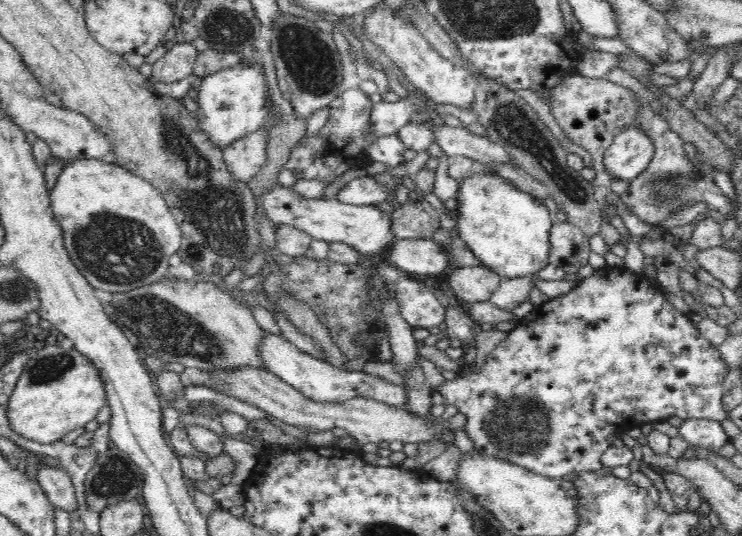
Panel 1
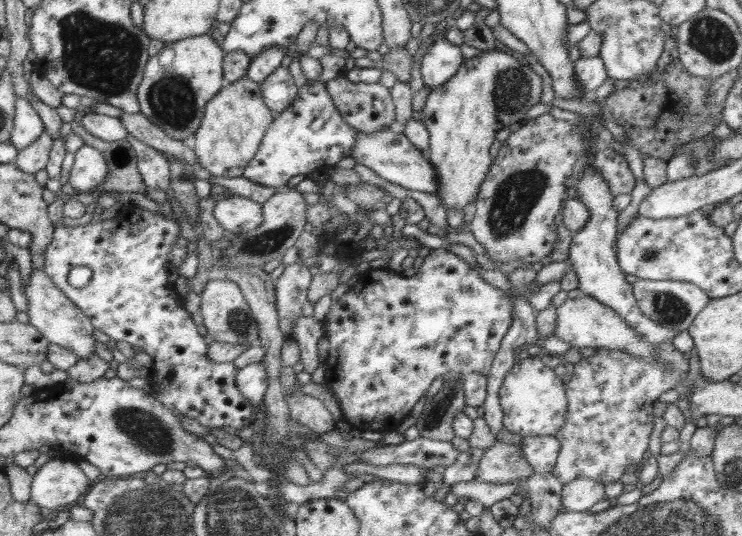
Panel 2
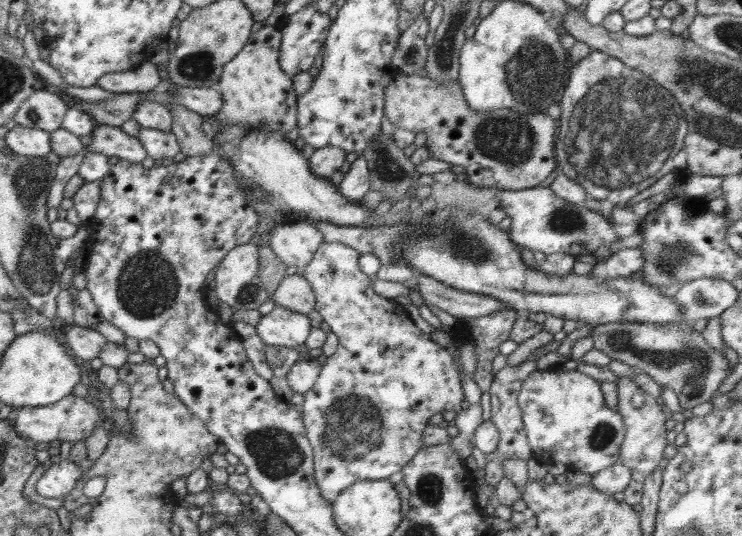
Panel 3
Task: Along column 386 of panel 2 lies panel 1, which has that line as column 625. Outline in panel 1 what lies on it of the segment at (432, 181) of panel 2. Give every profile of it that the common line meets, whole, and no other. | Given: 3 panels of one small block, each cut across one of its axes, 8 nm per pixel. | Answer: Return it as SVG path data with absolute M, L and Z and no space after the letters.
M628 127L614 138L604 154L604 167L612 179L632 181L641 176L654 158L654 141L647 133L636 127Z

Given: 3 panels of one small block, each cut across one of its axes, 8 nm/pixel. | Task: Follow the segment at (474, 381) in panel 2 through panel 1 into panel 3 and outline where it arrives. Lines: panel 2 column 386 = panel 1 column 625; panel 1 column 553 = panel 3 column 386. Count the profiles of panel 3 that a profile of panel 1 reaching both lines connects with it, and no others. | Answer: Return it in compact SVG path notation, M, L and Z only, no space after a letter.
M325 242L320 244L320 248L316 250L314 258L304 268L300 270L300 274L303 278L312 286L312 290L316 295L315 310L317 310L323 321L330 326L331 331L338 337L338 346L336 352L326 358L324 365L321 367L320 374L316 379L314 386L304 393L304 403L300 405L301 418L304 422L304 430L306 430L306 437L311 444L314 458L314 476L320 488L320 494L324 496L324 500L328 500L328 504L332 507L336 496L344 490L352 486L355 482L365 480L378 480L388 479L392 474L400 472L407 462L412 460L412 457L423 447L422 435L424 429L427 427L428 420L443 412L452 411L456 414L454 418L454 424L458 428L458 435L454 438L454 446L458 455L465 459L473 453L473 448L470 447L470 440L476 432L476 428L482 424L483 411L479 404L467 405L464 397L464 391L462 389L461 376L457 367L452 360L452 355L446 350L446 348L438 345L432 341L426 333L420 331L420 328L414 325L414 321L410 318L408 311L403 305L394 302L392 299L385 298L378 295L372 290L372 282L370 278L361 272L359 268L360 251L352 247L346 246L341 242Z

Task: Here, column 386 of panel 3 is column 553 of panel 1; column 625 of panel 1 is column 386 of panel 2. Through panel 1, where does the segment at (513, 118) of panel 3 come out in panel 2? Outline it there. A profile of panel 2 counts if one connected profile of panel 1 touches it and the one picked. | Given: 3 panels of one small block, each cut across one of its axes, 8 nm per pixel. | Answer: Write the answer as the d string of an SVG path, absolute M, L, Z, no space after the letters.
M343 74L334 80L325 81L330 99L334 101L336 109L343 116L344 121L356 131L374 134L394 126L396 120L396 107L392 100L390 89L379 82L352 83Z

